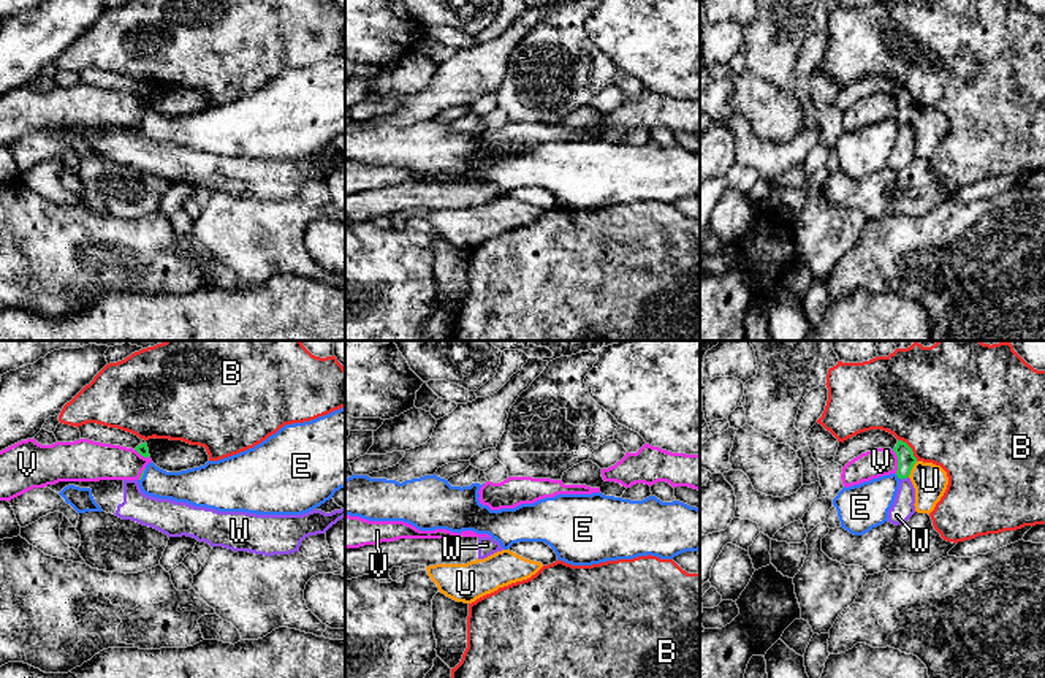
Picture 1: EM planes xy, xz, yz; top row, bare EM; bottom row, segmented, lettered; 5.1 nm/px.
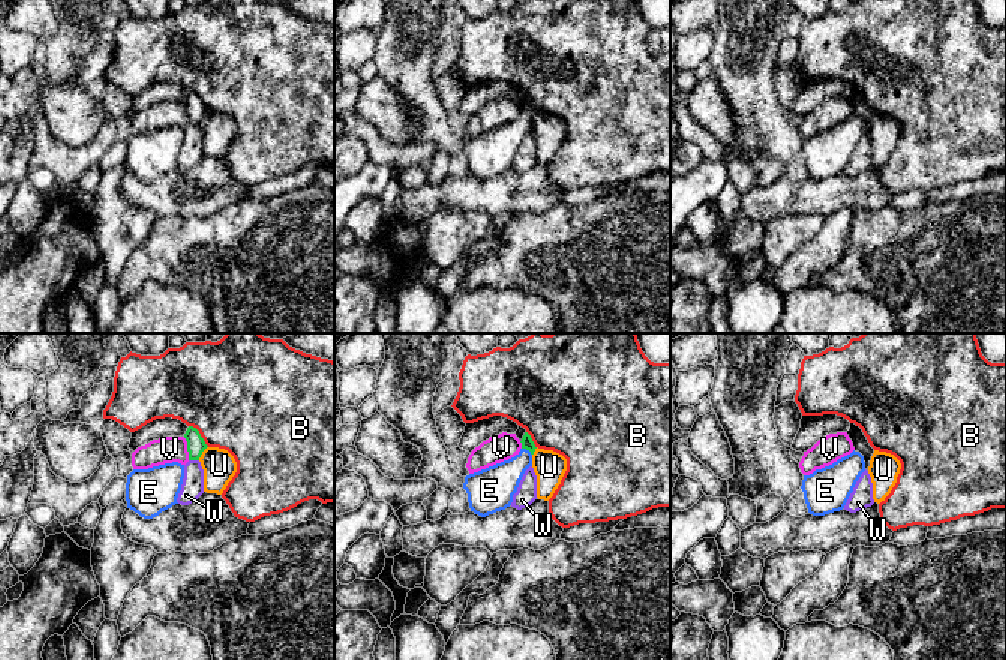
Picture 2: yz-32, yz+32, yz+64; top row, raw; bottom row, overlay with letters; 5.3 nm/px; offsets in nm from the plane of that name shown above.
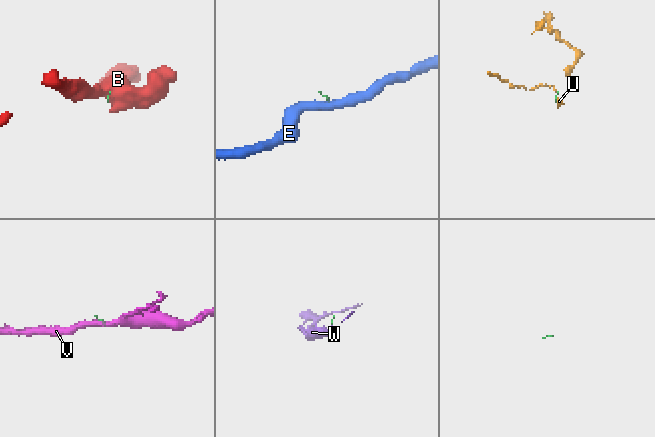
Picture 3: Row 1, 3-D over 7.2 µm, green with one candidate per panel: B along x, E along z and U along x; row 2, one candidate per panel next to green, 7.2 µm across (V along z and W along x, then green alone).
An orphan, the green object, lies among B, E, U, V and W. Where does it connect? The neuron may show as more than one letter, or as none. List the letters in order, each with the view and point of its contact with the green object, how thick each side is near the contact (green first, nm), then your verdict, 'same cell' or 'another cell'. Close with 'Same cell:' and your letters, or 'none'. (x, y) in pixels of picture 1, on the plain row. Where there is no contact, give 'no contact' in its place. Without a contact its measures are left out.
B: yz (911, 94) | 90/500 nm | another cell
E: yz (898, 121) | 90/240 nm | same cell
U: yz (911, 114) | 90/170 nm | another cell
V: yz (898, 106) | 90/140 nm | another cell
W: yz (904, 122) | 90/120 nm | another cell
Same cell: E

